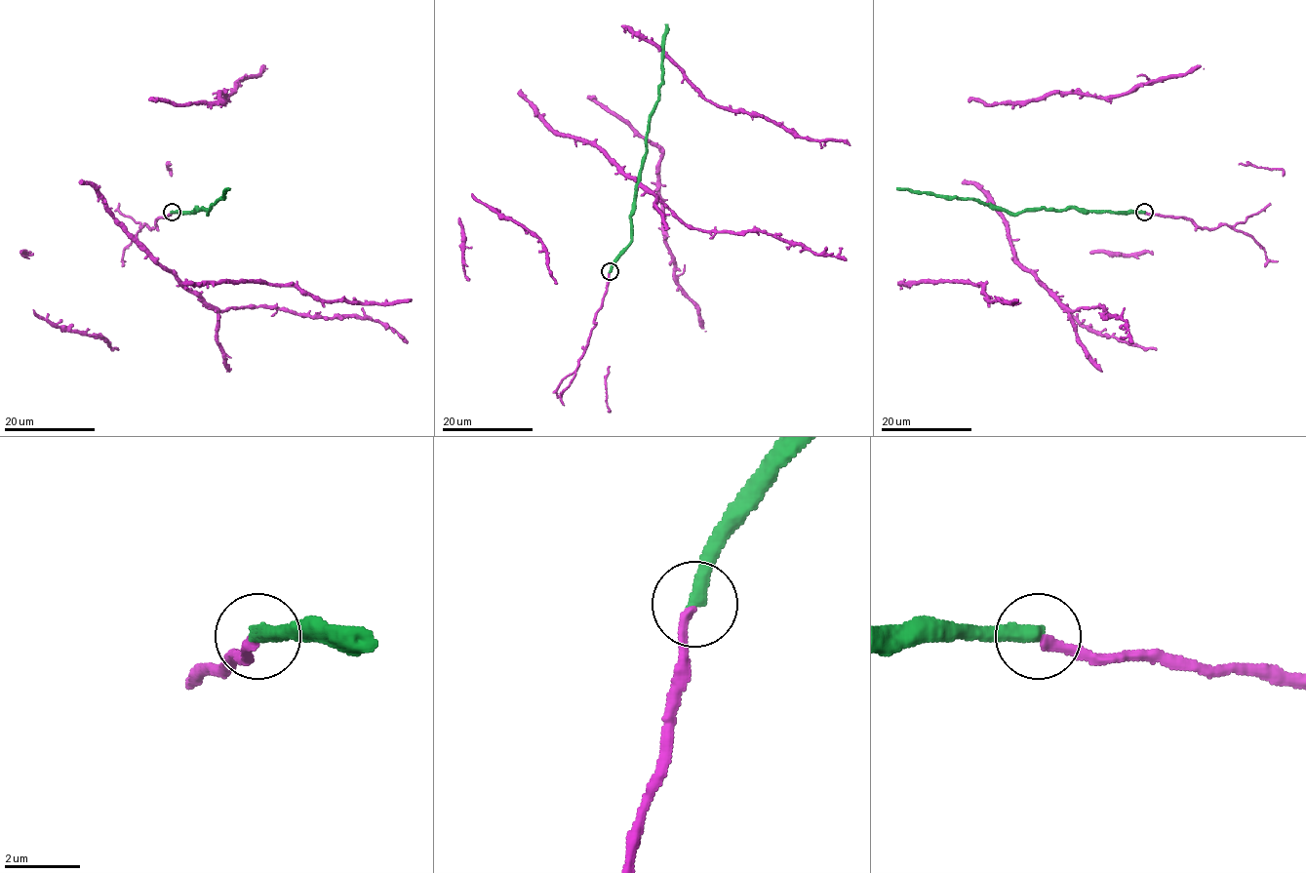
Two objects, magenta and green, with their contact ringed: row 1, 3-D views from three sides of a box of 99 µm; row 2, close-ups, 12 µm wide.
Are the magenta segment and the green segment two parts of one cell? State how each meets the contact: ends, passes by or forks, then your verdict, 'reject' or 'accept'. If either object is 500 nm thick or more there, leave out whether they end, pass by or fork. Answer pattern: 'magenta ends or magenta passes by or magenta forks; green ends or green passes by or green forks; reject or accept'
magenta ends; green ends; reject

